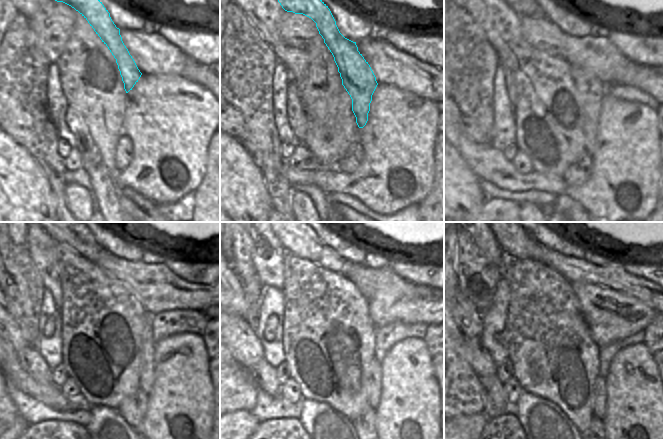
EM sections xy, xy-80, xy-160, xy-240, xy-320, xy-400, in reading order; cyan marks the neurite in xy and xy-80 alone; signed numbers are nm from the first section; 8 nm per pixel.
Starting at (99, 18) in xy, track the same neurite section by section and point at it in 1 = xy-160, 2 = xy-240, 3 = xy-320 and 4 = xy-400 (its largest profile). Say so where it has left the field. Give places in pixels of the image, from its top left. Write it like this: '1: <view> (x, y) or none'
1: xy-160 (592, 91)
2: xy-240 (147, 370)
3: xy-320 (375, 380)
4: xy-400 (600, 386)

